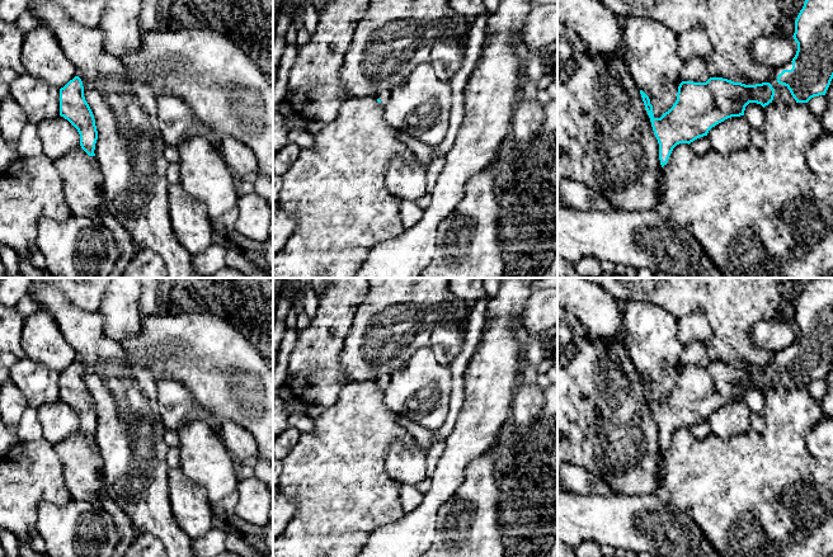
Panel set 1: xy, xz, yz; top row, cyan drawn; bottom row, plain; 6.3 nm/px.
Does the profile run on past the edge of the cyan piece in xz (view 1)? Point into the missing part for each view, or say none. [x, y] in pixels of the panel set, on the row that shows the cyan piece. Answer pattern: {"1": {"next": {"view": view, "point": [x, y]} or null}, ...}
{"1": {"next": {"view": "xz", "point": [384, 97]}}}

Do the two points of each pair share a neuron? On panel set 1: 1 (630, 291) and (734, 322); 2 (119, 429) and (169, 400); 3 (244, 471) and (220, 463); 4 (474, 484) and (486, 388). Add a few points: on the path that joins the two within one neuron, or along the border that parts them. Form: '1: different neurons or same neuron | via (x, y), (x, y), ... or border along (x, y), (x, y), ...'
1: same neuron | via (655, 291), (702, 291), (709, 297)
2: different neurons | border along (156, 378), (158, 414), (166, 429)
3: different neurons | border along (238, 466), (240, 476)
4: different neurons | border along (498, 444), (478, 456), (466, 467), (461, 482)

